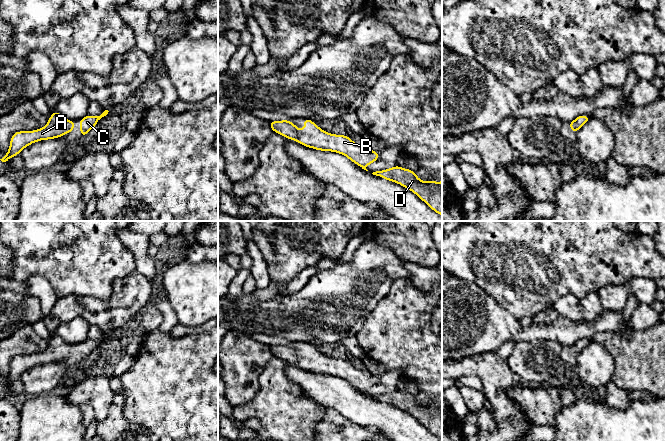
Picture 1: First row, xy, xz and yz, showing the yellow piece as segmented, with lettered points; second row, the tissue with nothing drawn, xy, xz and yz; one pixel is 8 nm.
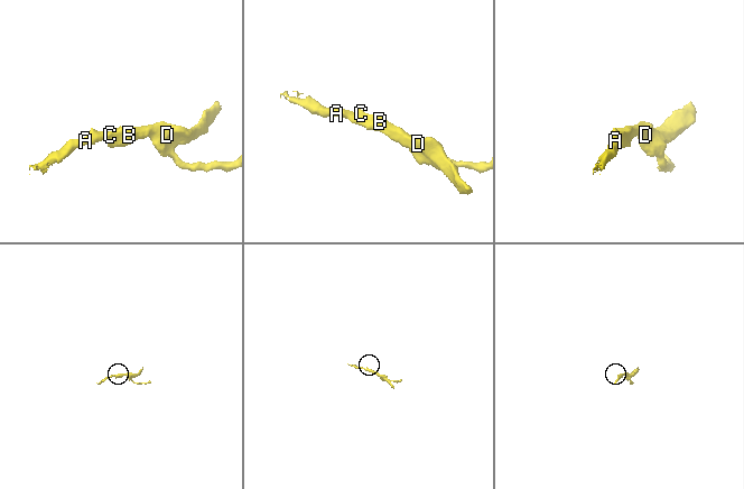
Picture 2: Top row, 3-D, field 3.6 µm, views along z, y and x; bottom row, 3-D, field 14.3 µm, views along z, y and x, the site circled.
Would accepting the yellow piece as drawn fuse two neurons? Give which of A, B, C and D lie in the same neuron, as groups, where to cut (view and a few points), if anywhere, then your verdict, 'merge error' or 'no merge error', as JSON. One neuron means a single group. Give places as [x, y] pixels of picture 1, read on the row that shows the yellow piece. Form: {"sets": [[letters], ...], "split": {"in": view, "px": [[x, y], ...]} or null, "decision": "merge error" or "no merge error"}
{"sets": [["A", "B", "C", "D"]], "split": null, "decision": "no merge error"}

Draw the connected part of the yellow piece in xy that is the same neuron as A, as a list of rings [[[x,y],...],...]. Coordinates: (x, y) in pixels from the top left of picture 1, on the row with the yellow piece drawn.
[[[53,110],[45,127],[33,131],[18,131],[13,133],[10,139],[9,150],[6,155],[0,159],[2,162],[10,160],[12,157],[20,154],[21,151],[34,142],[60,138],[74,130],[75,123],[65,118],[60,113]]]

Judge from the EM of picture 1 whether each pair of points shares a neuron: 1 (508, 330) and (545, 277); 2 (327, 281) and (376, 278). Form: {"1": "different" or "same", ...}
{"1": "different", "2": "same"}

